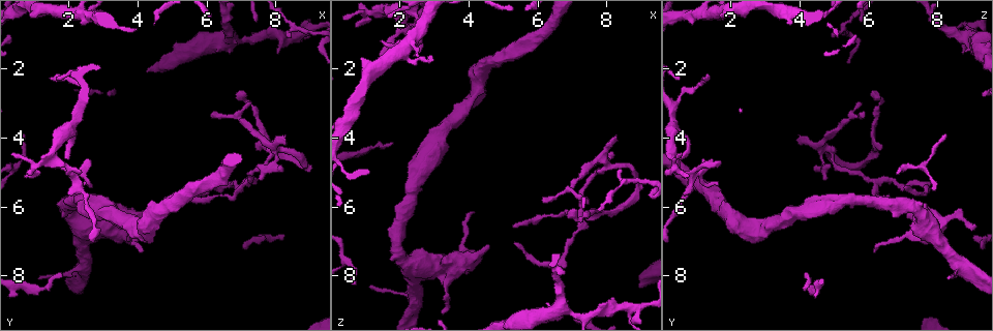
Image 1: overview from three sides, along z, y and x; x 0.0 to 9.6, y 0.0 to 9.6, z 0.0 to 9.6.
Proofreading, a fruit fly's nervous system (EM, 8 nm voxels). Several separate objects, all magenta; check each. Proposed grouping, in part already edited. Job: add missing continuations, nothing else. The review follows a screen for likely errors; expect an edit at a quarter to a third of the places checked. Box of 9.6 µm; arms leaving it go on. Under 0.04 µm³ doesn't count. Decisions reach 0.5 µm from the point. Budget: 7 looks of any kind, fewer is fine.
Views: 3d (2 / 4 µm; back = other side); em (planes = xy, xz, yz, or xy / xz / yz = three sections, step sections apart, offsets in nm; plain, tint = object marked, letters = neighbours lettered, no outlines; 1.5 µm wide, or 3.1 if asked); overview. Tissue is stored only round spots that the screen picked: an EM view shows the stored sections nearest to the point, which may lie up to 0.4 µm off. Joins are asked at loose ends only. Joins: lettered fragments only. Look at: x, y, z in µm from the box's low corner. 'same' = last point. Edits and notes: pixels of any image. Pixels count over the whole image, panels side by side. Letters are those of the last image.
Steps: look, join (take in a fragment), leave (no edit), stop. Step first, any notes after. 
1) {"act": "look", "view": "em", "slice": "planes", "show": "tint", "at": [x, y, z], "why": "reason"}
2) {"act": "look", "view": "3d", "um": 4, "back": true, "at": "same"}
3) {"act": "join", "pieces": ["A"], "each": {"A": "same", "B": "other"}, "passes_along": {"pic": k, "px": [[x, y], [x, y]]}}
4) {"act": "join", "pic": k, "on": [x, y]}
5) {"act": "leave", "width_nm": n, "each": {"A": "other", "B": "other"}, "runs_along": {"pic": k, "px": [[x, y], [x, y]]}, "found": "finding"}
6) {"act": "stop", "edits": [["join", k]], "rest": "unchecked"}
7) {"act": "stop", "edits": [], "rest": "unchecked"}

{"act": "look", "view": "em", "slice": "planes", "show": "letters", "at": [1.15, 8.05, 8.35], "why": "branch stops here"}

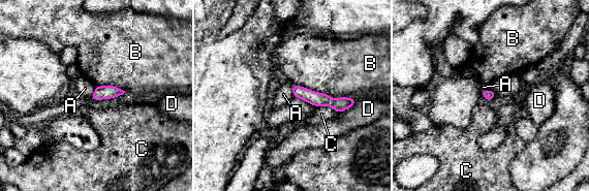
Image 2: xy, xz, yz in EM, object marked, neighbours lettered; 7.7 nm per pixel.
{"act": "leave", "each": {"A": "other", "B": "other", "C": "other", "D": "other"}, "border": {"pic": 2, "px": [[291, 84], [292, 96]]}, "found": "no lettered fragment goes on from it"}

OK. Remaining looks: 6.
{"act": "look", "view": "em", "slice": "xz", "step": 8, "show": "letters", "at": [4.55, 6.35, 7.20]}

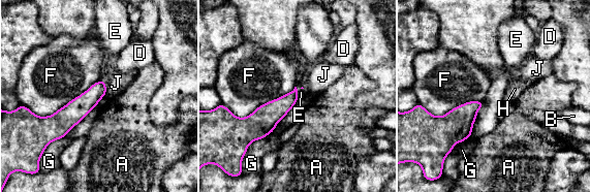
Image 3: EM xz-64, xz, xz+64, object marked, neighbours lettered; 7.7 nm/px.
{"act": "leave", "each": {"A": "other", "B": "other", "D": "other", "E": "other", "F": "other", "G": "other", "H": "other", "J": "other"}, "border": {"pic": 3, "px": [[484, 101], [477, 113], [470, 135]]}, "found": "none of them fits"}

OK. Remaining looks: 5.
{"act": "look", "view": "em", "slice": "yz", "step": 8, "show": "tint", "at": [8.25, 4.10, 3.95], "why": "branch stops here"}

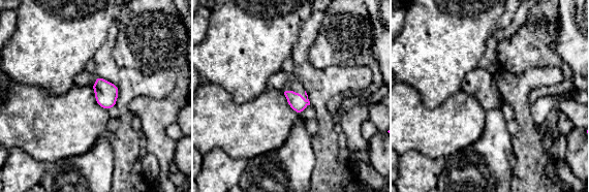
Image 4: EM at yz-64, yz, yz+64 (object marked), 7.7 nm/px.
{"act": "look", "view": "em", "slice": "planes", "show": "letters", "at": "same"}

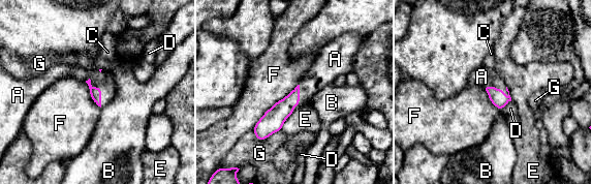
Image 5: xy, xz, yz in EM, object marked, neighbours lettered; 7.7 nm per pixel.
{"act": "join", "pieces": ["A"], "each": {"A": "same", "B": "other", "C": "other", "D": "other", "E": "other", "F": "other", "G": "other"}, "passes_along": {"pic": 5, "px": [[95, 93], [100, 89], [105, 79]]}, "found": "the neuron continues"}

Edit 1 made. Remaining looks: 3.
{"act": "stop", "edits": [["join", 5]], "rest": "unchecked"}

